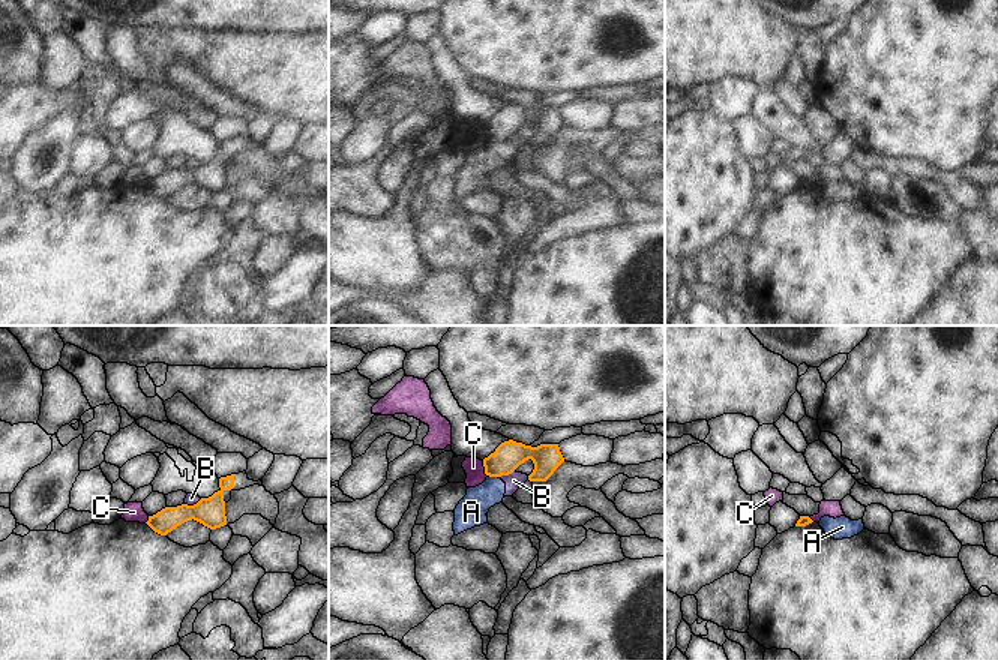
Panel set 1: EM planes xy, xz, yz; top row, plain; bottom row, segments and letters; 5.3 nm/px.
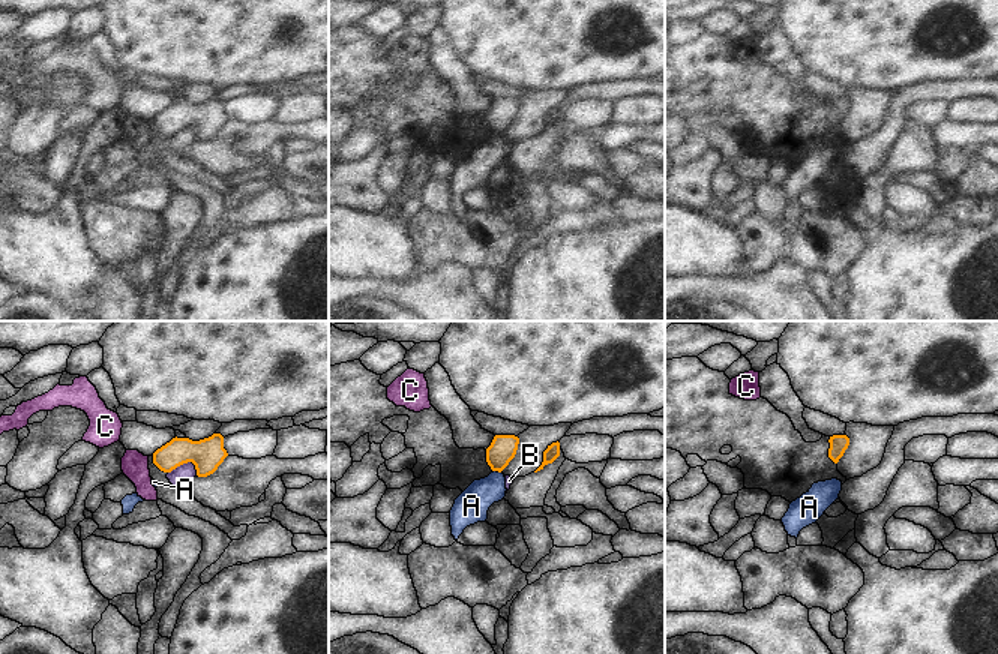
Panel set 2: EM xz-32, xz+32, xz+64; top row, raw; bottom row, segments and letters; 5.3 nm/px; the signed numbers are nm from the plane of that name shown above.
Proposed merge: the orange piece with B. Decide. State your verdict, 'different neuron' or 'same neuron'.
different neuron

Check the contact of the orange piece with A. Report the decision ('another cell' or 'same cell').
another cell

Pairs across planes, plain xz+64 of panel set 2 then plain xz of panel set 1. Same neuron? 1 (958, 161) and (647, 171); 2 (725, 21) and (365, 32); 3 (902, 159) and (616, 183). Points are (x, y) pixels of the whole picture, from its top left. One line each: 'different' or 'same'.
1: same
2: same
3: same

